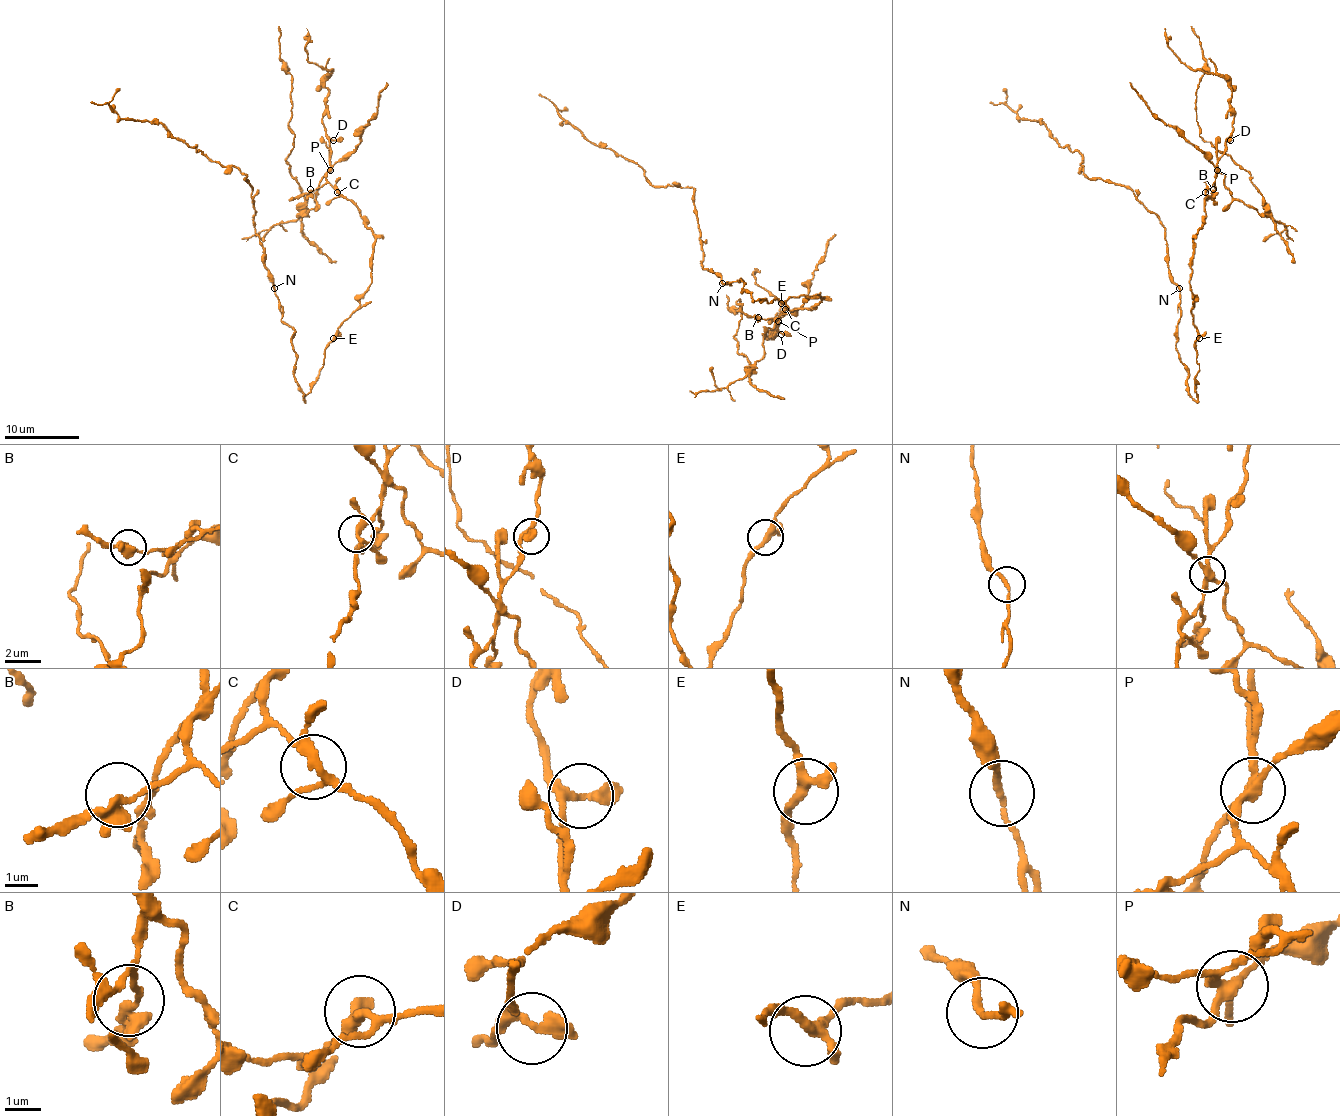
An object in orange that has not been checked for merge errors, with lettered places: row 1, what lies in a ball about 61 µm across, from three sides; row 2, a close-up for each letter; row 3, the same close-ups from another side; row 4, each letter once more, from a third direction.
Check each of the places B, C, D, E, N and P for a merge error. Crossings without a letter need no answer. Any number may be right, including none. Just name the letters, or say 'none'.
N, P

